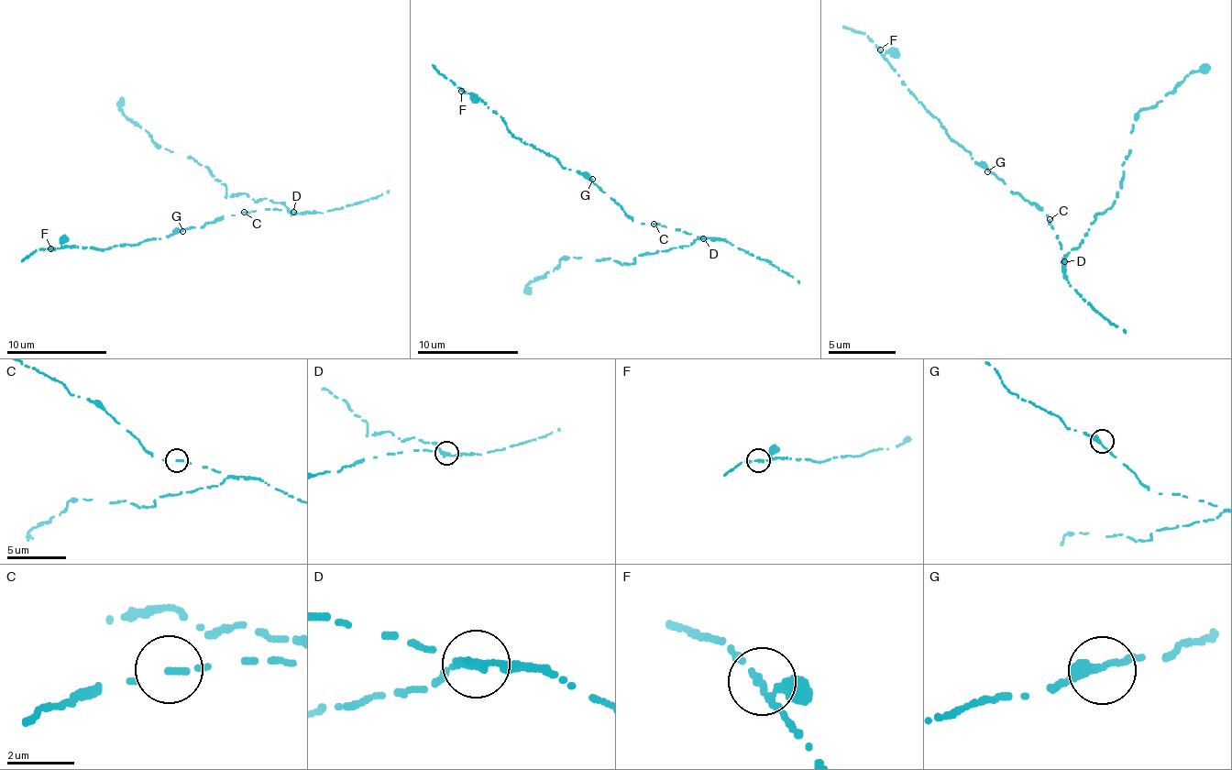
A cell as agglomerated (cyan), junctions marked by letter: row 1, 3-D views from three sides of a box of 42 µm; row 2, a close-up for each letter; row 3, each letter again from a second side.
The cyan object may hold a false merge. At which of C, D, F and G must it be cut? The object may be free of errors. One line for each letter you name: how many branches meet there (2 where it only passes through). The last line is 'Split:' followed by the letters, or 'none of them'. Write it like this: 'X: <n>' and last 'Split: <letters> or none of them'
D: 3
Split: D

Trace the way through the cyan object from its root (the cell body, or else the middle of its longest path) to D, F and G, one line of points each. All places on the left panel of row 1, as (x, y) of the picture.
D: (244, 212), (274, 208), (294, 212)
F: (244, 212), (137, 245), (119, 244), (101, 250), (91, 246), (50, 248)
G: (244, 212), (182, 231)

